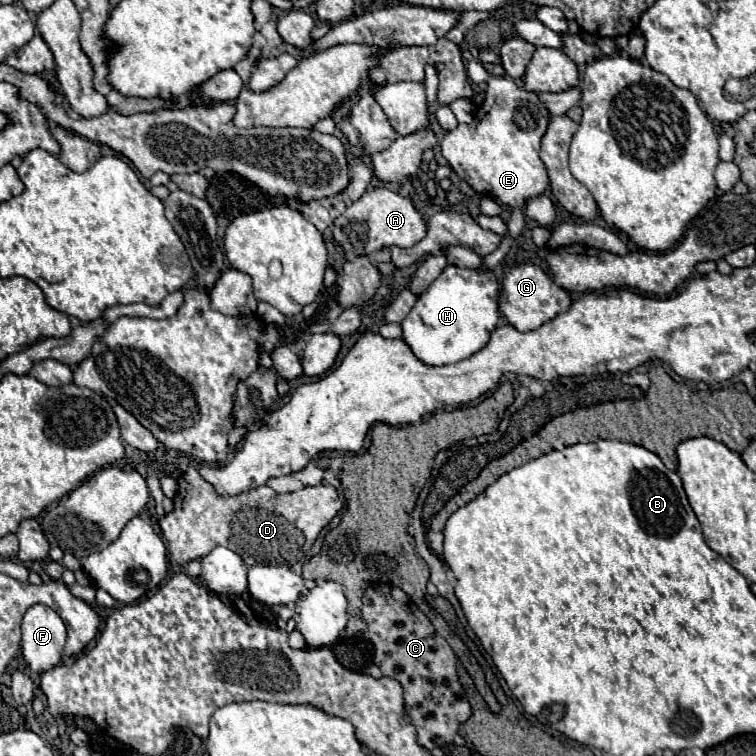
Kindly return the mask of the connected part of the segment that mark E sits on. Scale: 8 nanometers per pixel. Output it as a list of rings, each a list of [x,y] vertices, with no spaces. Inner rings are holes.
[[[462,50],[462,56],[468,61],[468,78],[485,80],[486,99],[478,107],[472,123],[460,123],[454,131],[444,135],[440,143],[442,155],[476,195],[490,197],[498,205],[522,209],[528,199],[542,195],[548,187],[546,167],[540,159],[540,139],[550,115],[536,93],[518,87],[508,77],[488,74],[468,50]]]

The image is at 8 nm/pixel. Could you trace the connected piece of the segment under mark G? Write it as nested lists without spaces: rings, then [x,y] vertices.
[[[532,263],[518,265],[518,267],[510,269],[502,279],[500,311],[508,319],[508,323],[514,325],[518,331],[534,331],[534,329],[538,329],[540,325],[548,323],[556,315],[568,311],[570,303],[572,303],[570,293],[566,293],[562,287],[554,285],[548,279],[548,275],[540,267],[536,267]]]

